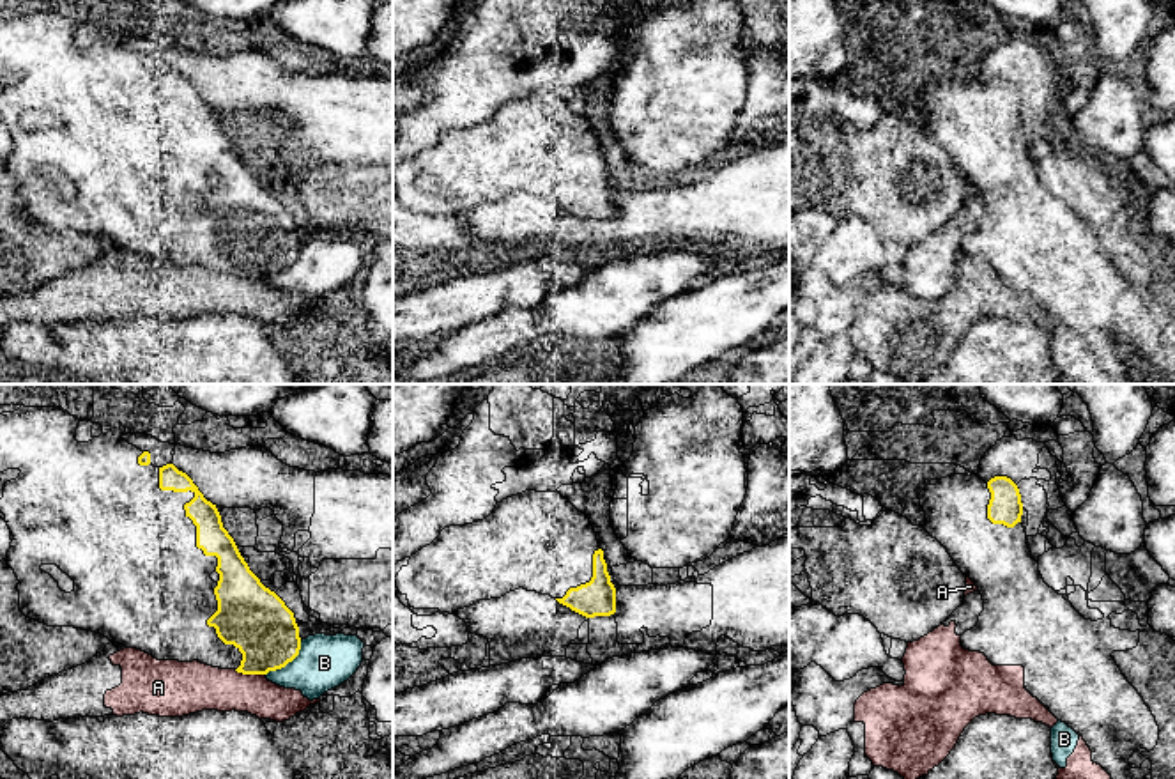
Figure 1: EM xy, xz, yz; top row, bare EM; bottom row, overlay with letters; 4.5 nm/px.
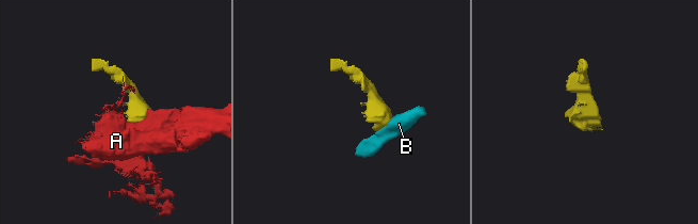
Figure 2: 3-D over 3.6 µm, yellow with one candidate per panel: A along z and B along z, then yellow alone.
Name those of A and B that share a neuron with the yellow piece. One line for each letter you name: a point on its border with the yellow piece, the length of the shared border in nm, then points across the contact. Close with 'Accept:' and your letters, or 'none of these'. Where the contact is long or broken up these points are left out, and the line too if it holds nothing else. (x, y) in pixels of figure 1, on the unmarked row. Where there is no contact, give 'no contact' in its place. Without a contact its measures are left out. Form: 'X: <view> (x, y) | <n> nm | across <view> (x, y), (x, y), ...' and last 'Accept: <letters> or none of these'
Accept: none of these

